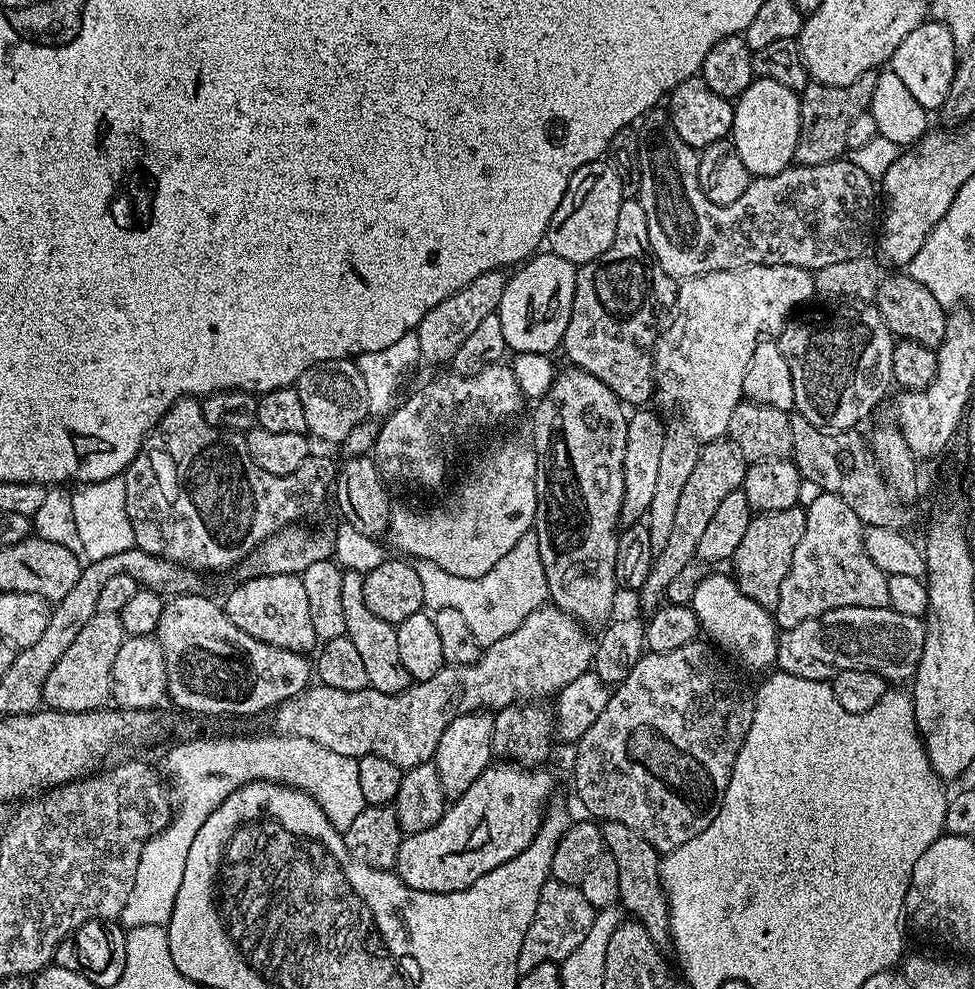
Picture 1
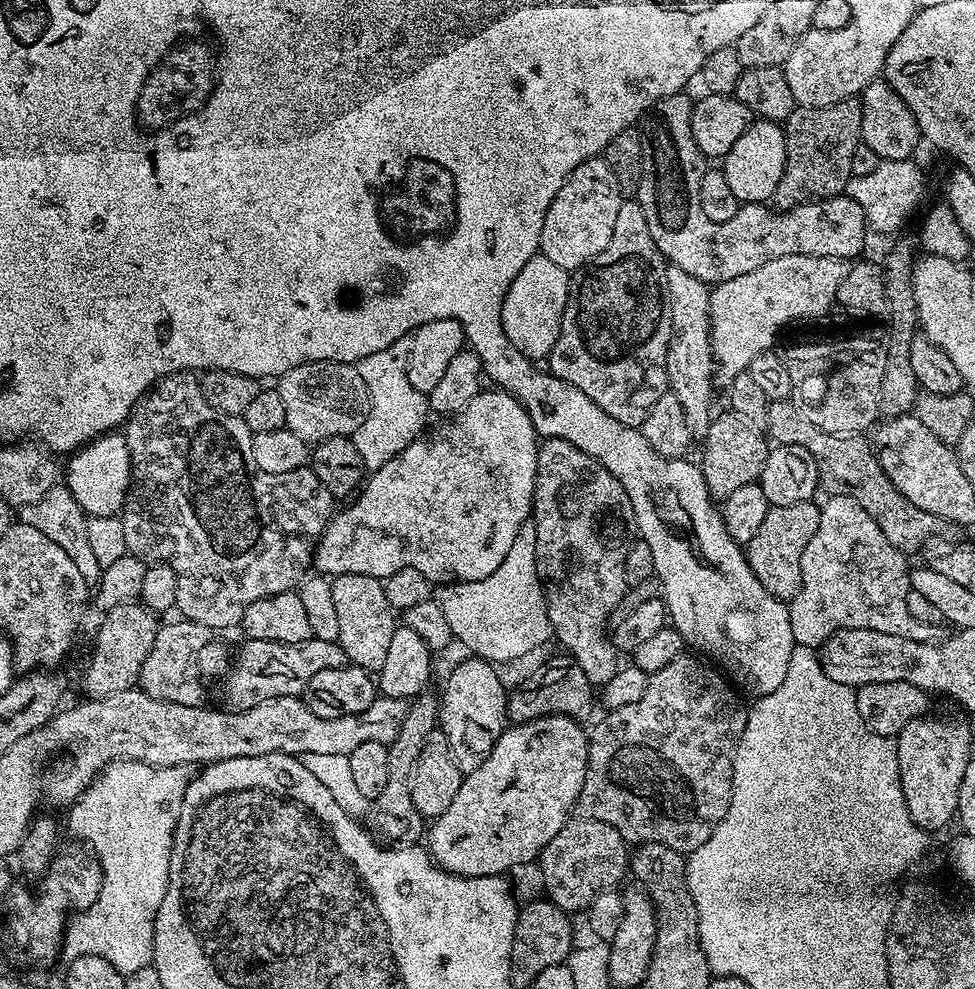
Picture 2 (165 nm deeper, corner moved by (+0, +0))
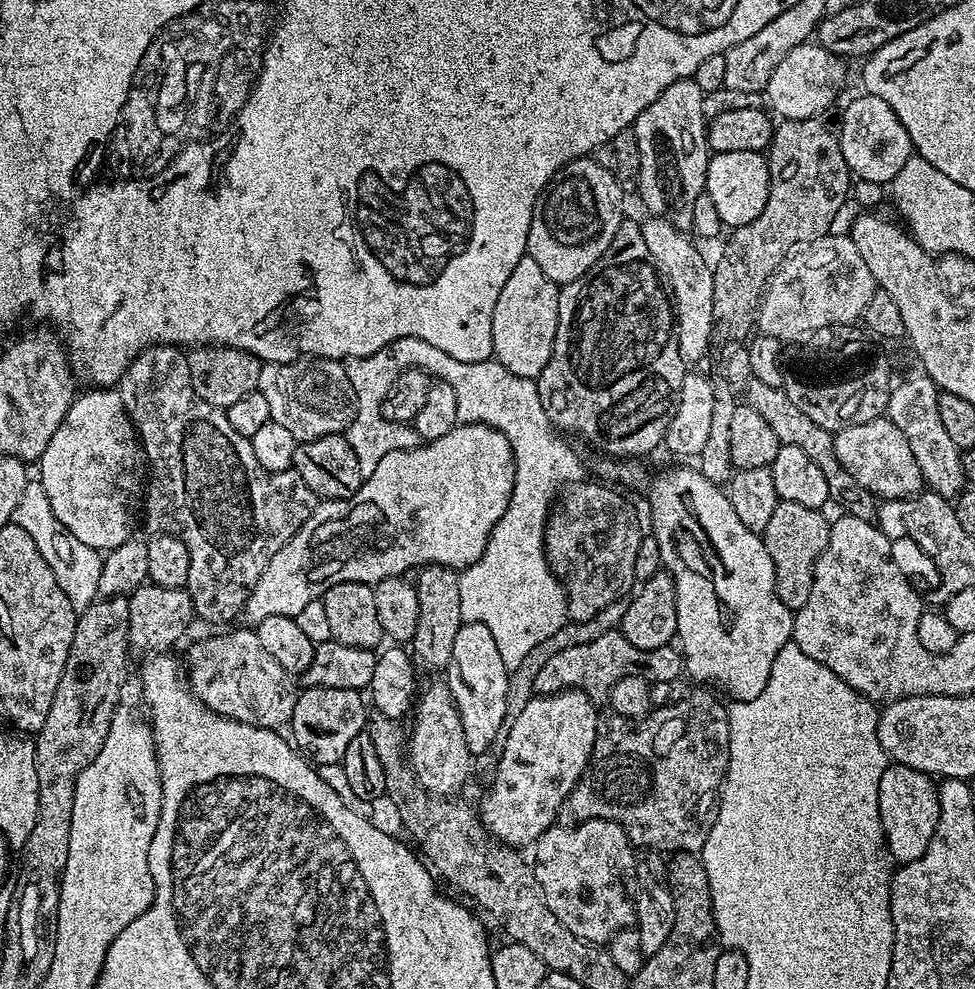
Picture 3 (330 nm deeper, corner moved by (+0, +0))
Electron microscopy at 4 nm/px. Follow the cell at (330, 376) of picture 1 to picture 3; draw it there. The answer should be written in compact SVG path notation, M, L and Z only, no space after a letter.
M309 356L285 364L265 363L260 369L258 389L270 406L271 420L286 426L298 442L347 433L354 422L356 395L350 386L347 367L324 356Z

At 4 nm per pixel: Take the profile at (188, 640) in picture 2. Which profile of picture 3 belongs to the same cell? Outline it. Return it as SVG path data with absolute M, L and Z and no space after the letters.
M243 626L244 628L233 627L231 630L220 630L217 636L208 636L205 640L200 640L192 649L188 652L188 664L186 660L186 679L188 682L189 689L208 707L211 712L217 712L220 716L229 716L232 720L237 720L243 724L253 724L259 728L271 728L273 730L280 730L291 721L292 715L294 714L294 706L296 705L298 695L298 684L294 681L293 673L282 670L282 666L278 666L278 662L273 658L265 648L258 642L258 634L251 627Z

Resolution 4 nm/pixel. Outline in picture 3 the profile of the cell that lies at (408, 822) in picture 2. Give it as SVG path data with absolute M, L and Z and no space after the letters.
M425 564L415 573L414 583L418 594L418 630L410 641L410 655L421 673L443 673L450 662L450 654L454 654L454 637L465 623L462 618L462 597L458 590L460 572L441 564Z

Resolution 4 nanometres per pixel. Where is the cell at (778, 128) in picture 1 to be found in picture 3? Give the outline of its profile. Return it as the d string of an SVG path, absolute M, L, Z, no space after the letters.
M730 150L709 155L708 169L704 179L704 192L714 202L718 210L721 225L735 230L754 222L758 214L762 214L762 206L766 206L770 174L764 152L754 150Z

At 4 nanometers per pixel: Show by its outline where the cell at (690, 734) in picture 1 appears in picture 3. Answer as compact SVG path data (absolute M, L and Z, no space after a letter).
M692 690L686 698L682 698L676 704L668 704L664 708L656 708L648 713L642 720L628 720L625 716L615 714L601 715L596 722L596 737L594 738L594 750L588 759L588 765L583 774L578 778L574 790L570 790L567 800L560 808L559 819L564 822L579 822L582 820L609 820L615 824L621 824L633 845L640 850L655 850L665 854L678 852L699 853L700 848L706 842L706 838L712 829L712 822L718 811L720 793L724 787L724 775L728 772L728 755L730 754L730 722L725 701L720 701L712 690Z

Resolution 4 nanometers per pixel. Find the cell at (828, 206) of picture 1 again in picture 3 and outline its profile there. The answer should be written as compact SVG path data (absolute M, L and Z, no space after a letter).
M695 78L674 82L638 114L634 125L640 155L638 197L651 215L681 230L692 227L694 198L704 192L708 169L710 149L702 110L704 96Z

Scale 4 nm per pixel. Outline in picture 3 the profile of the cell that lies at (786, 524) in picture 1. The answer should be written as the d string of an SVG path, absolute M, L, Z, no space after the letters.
M785 500L774 506L774 514L762 533L762 539L770 554L770 562L774 562L776 593L787 608L795 610L806 606L806 598L810 598L814 586L814 566L822 550L826 550L829 527L819 508L798 506L798 502Z

